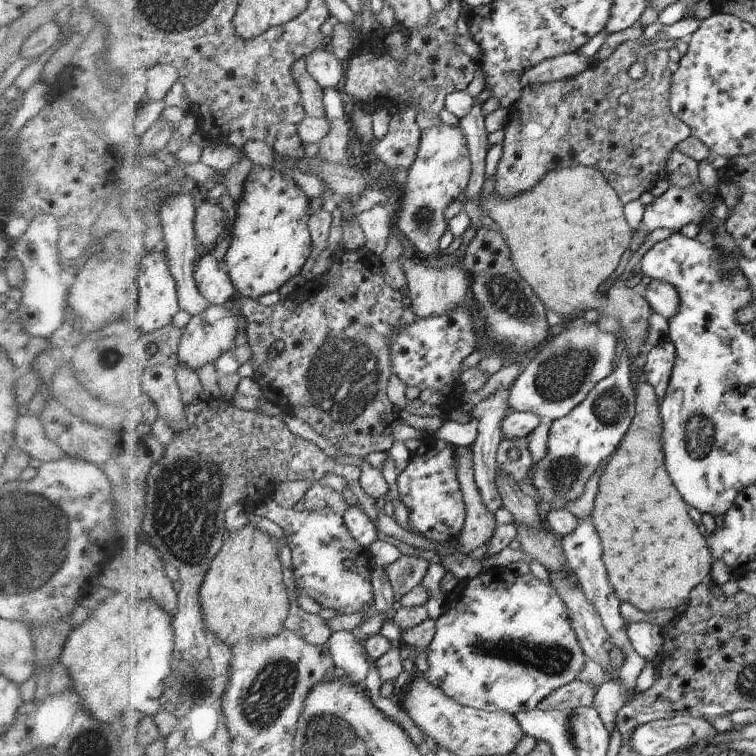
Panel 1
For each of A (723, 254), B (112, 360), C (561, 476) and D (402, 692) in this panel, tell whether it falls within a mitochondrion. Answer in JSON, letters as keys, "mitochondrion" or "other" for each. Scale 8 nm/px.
{"A":"other","B":"mitochondrion","C":"mitochondrion","D":"other"}

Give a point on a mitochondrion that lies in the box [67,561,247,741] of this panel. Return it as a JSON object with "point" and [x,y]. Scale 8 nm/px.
{"point":[198,682]}

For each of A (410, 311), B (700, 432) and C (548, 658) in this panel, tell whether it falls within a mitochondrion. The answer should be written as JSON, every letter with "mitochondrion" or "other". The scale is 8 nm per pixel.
{"A":"other","B":"mitochondrion","C":"mitochondrion"}

